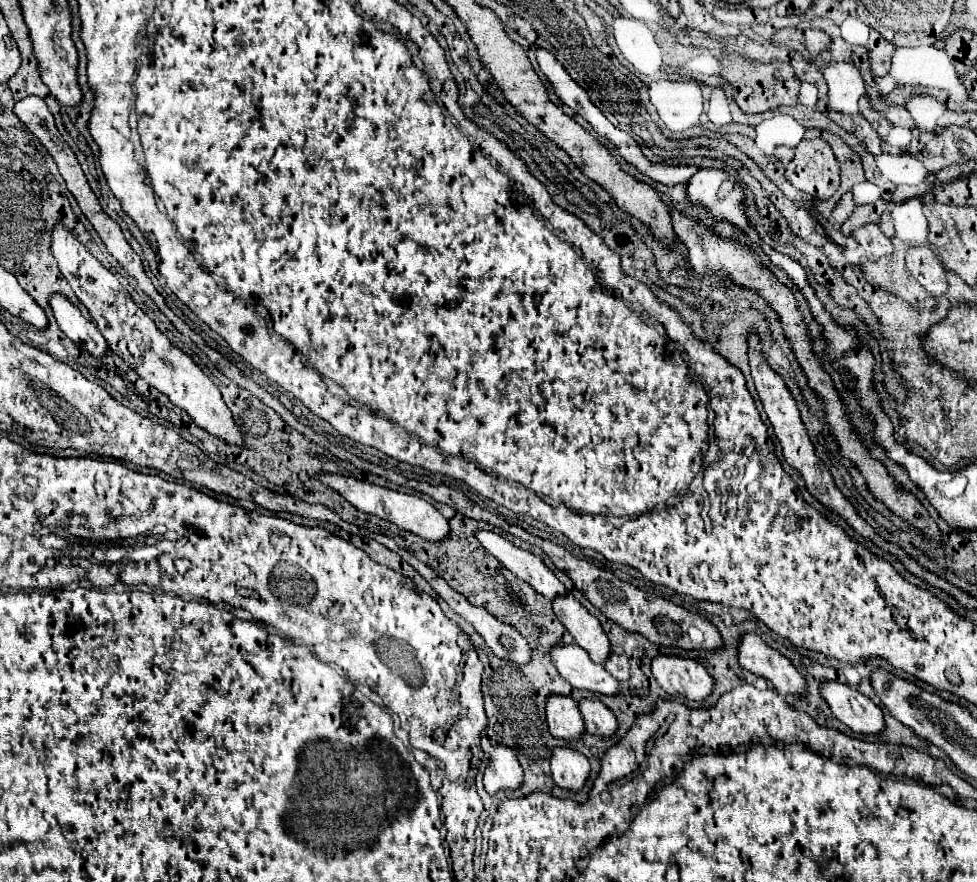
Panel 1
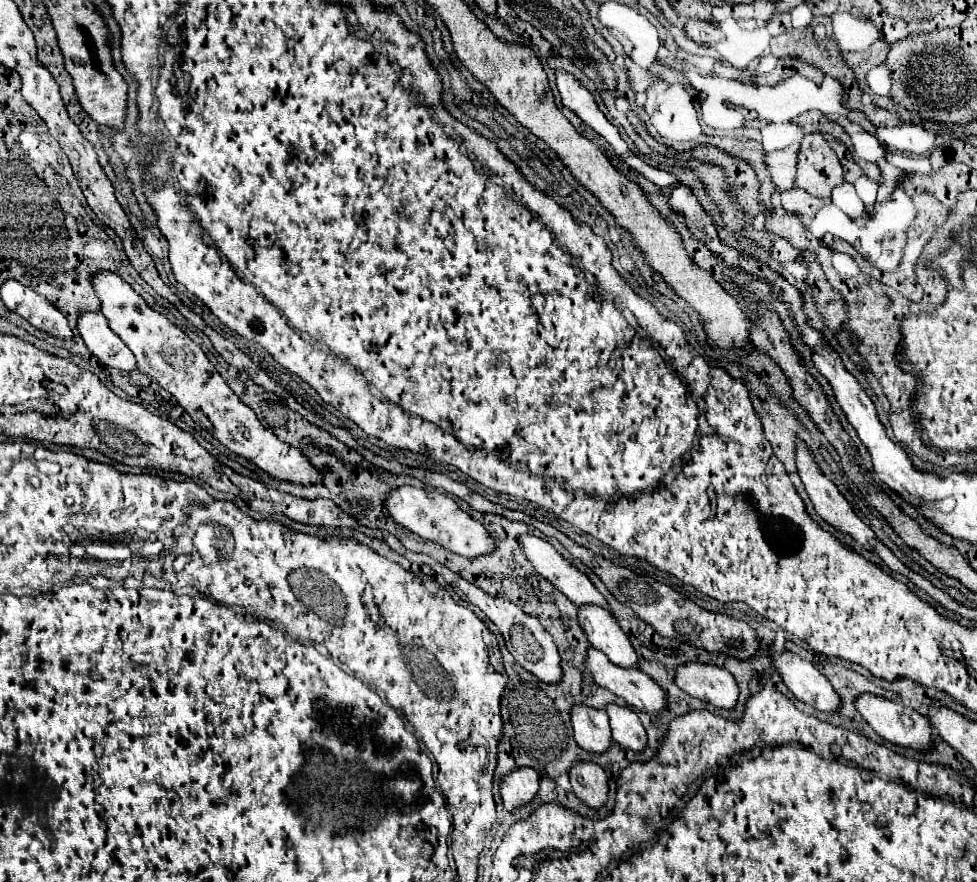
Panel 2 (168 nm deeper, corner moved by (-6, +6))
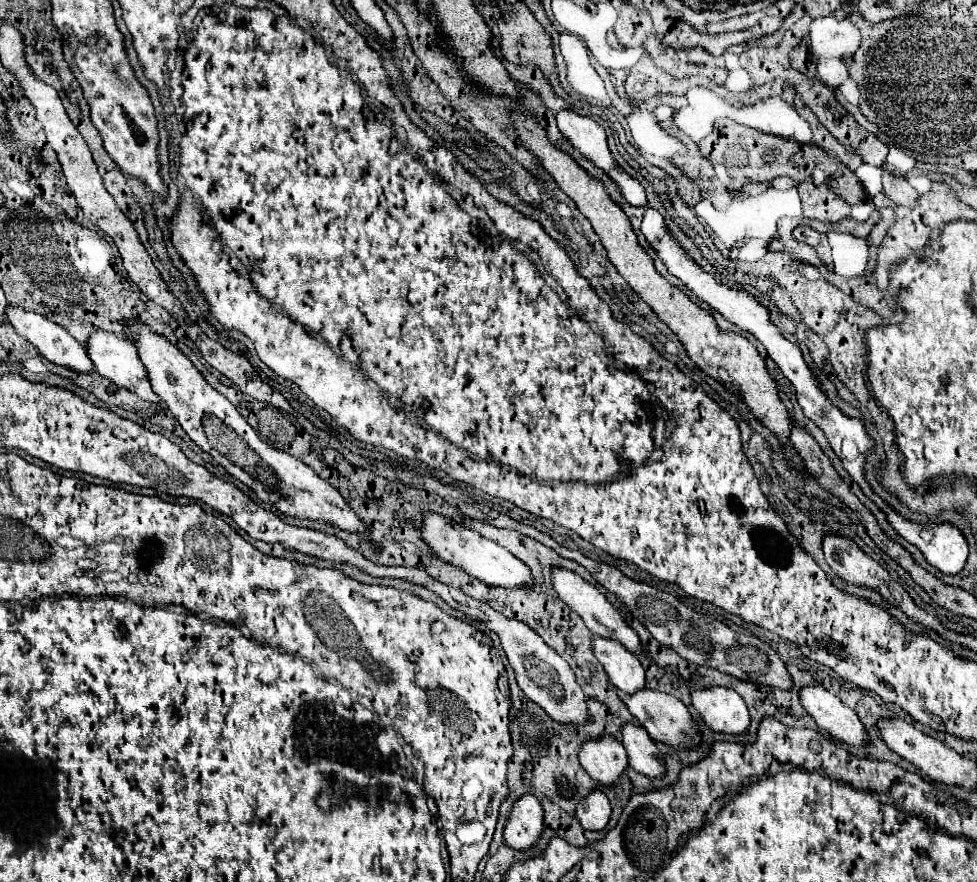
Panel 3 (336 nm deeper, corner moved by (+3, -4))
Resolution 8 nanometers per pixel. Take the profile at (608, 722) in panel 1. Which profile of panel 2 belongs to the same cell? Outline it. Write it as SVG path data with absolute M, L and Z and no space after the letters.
M608 704L604 706L610 718L610 730L612 730L612 740L632 748L632 750L642 750L646 746L646 732L644 726L640 724L636 712L628 706L618 706L618 704Z

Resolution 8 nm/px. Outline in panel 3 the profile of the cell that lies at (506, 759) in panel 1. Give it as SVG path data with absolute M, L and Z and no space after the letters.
M523 794L509 814L505 826L505 844L513 850L525 852L539 844L543 830L545 818L541 802L531 794Z

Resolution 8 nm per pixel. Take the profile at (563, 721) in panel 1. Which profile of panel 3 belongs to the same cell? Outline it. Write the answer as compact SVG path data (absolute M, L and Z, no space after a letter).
M613 736L585 742L579 750L579 762L585 772L603 786L615 786L615 782L629 768L627 752L623 744Z

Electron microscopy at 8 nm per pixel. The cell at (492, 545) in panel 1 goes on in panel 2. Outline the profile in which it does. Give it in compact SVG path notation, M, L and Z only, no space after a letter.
M534 534L518 536L516 540L520 540L520 548L524 550L528 562L532 562L534 570L542 578L552 582L570 602L574 602L576 606L598 604L608 608L604 596L594 588L588 576L574 568L550 542Z

